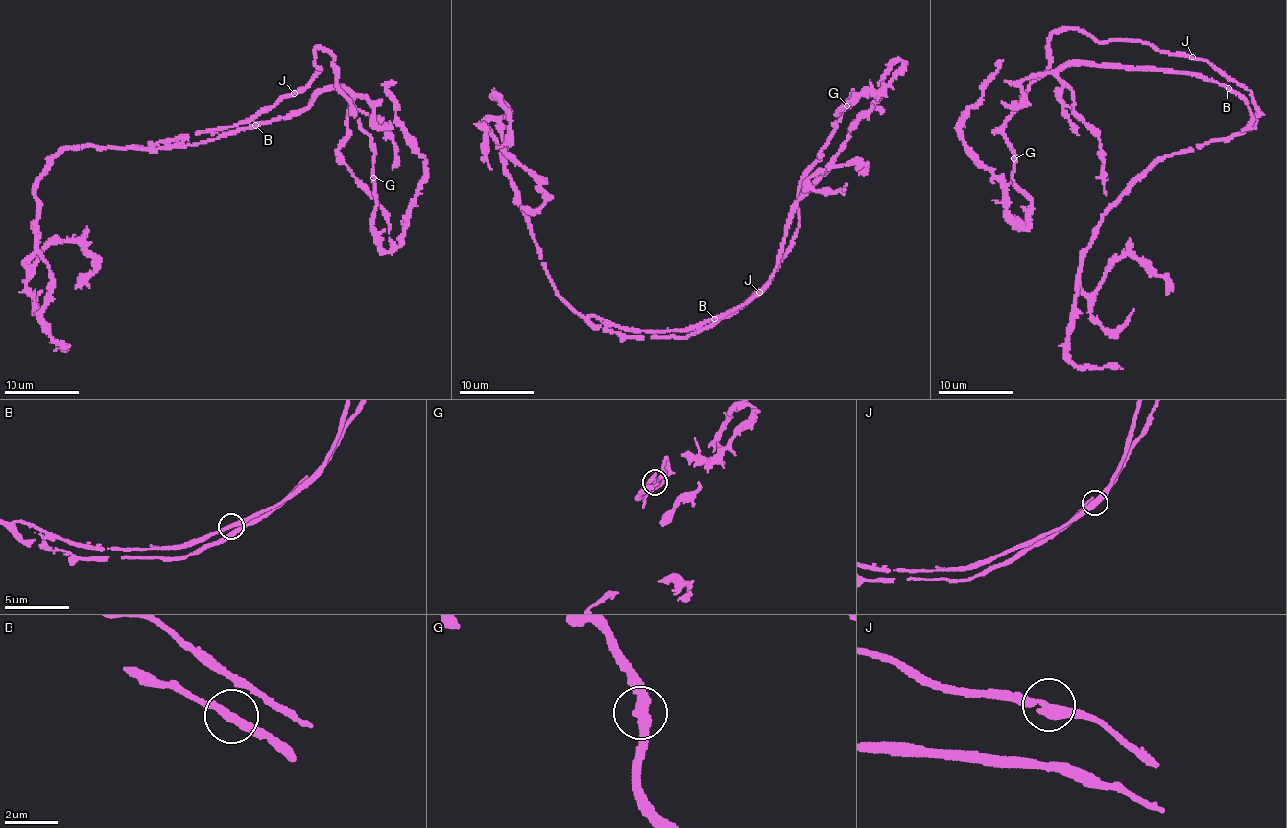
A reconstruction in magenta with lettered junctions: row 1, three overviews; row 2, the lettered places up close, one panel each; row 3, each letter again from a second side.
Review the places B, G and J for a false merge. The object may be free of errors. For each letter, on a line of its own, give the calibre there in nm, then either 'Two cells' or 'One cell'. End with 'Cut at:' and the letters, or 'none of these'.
B: Thickness 320 nm. One cell
G: Thickness 320 nm. One cell
J: Thickness 360 nm. One cell
Cut at: none of these

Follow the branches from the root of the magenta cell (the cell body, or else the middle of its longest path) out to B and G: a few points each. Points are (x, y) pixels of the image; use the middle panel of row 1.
B: (755, 295), (732, 312), (685, 336), (668, 336), (671, 330), (691, 329), (715, 319)
G: (755, 295), (790, 244), (799, 222), (796, 200), (801, 177), (820, 158), (818, 153), (846, 105)

